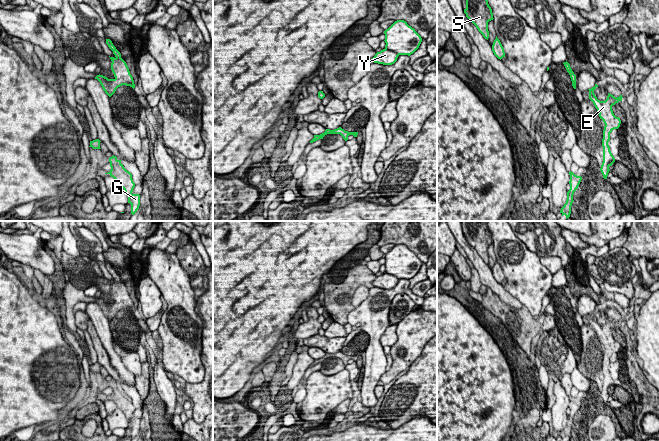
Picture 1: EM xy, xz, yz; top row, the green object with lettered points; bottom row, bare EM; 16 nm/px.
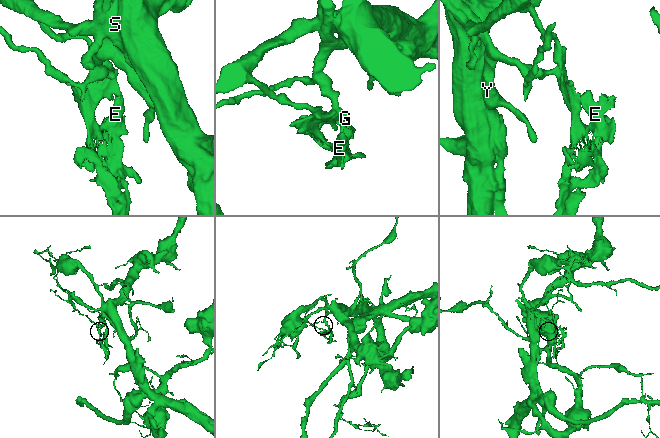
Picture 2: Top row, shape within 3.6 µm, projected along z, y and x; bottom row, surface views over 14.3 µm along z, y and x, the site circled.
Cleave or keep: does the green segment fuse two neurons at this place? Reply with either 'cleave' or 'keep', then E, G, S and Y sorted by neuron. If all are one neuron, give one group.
cleave; E G S / Y

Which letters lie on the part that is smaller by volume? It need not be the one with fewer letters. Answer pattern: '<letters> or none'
Y

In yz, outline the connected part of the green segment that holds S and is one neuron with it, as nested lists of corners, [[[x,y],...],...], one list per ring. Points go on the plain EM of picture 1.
[[[466,221],[466,241],[476,250],[485,263],[489,262],[488,246],[493,244],[488,221]]]

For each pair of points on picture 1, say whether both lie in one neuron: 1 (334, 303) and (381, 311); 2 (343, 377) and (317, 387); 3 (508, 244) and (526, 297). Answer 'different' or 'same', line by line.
1: same
2: same
3: same

